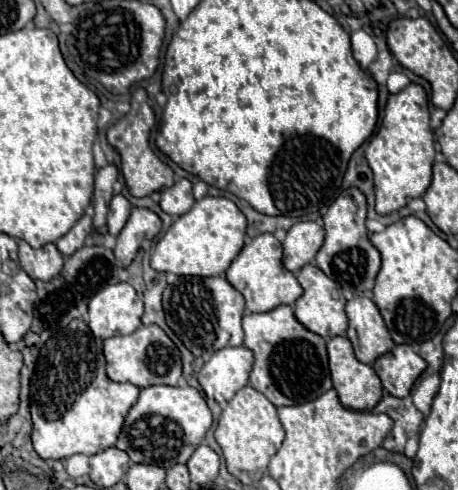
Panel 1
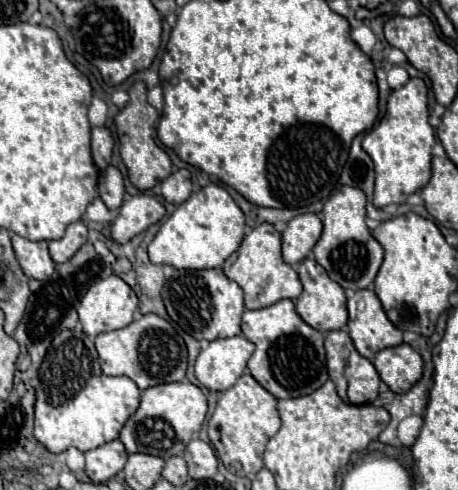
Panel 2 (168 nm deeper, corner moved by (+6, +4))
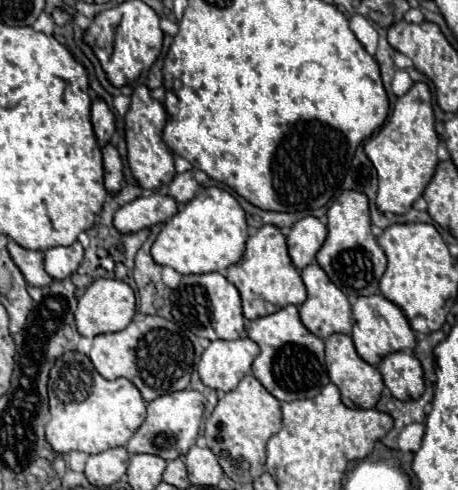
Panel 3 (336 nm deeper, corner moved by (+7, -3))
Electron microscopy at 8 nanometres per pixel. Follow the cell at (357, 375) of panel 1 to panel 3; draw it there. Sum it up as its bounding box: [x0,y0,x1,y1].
[325,334,383,408]

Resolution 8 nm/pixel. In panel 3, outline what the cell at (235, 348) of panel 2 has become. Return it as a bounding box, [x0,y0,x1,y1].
[199,338,259,392]

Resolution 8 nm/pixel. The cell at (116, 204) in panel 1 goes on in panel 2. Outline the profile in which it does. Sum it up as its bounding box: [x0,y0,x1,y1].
[98,167,124,209]

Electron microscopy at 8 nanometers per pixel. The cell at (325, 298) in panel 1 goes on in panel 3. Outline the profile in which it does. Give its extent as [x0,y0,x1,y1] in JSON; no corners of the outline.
[299,264,351,340]

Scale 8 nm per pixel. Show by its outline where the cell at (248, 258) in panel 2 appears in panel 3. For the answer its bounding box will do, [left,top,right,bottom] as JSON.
[227,224,307,320]

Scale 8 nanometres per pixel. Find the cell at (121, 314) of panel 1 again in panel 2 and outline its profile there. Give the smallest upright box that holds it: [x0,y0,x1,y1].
[78,275,138,339]

